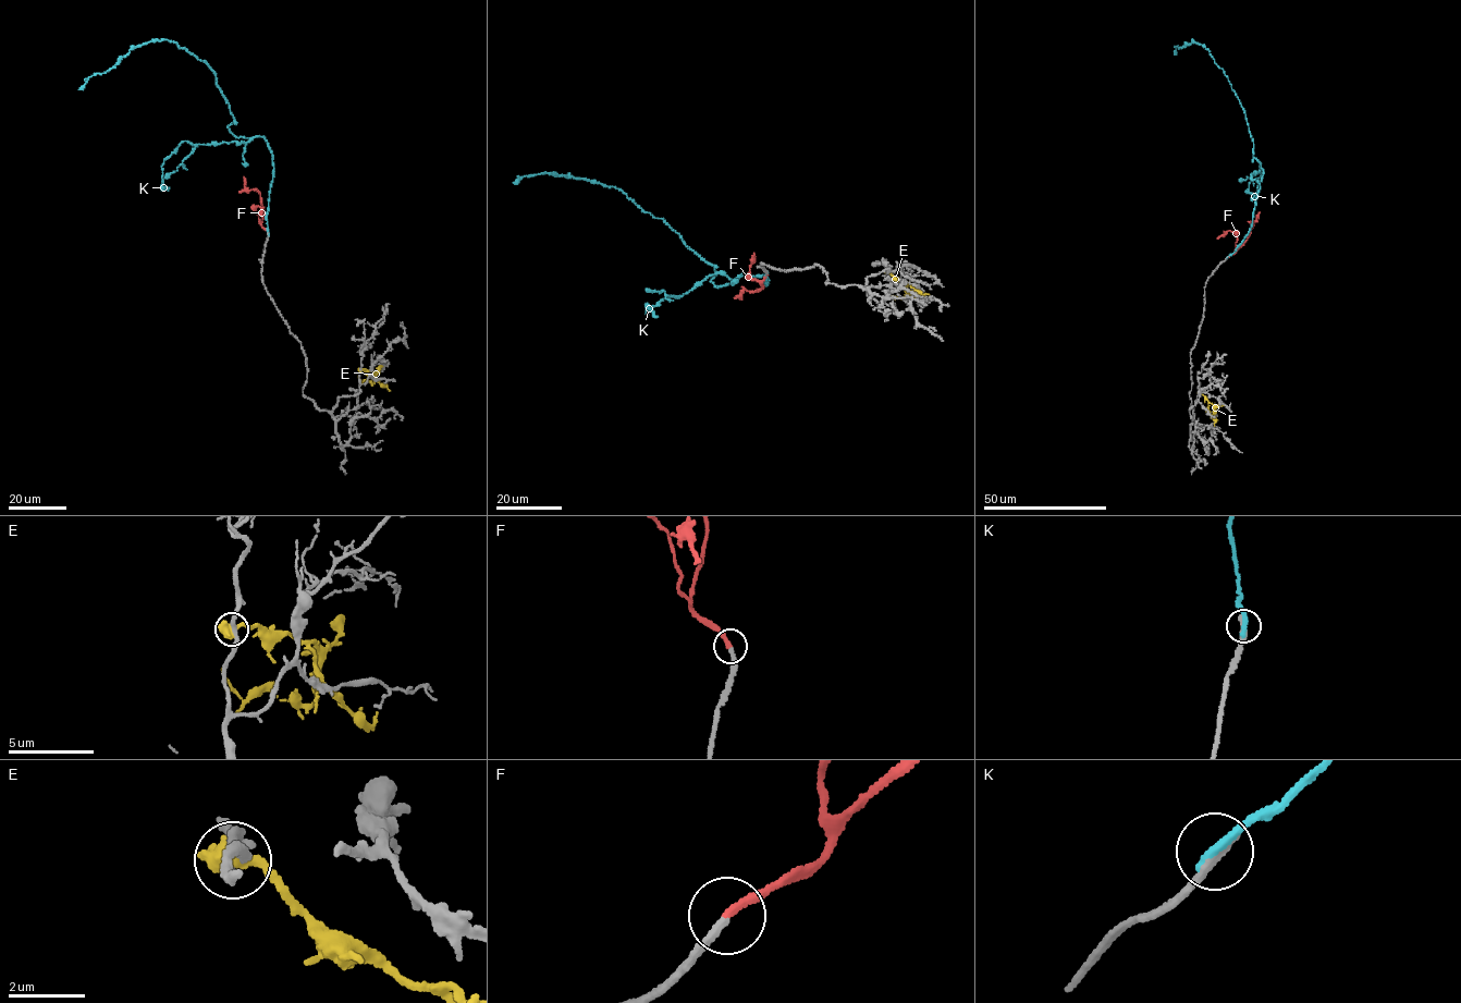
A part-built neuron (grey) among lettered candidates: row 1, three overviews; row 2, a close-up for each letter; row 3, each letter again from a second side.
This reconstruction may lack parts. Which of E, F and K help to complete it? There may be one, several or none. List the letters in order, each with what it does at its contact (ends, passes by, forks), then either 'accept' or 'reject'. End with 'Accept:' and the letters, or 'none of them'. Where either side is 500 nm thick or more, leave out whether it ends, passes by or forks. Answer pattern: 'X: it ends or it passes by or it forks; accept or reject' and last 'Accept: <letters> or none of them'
E: reject
F: it ends; accept
K: it ends; reject
Accept: F

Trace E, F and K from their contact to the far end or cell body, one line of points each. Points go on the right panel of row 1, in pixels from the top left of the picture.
E: (1199, 392), (1214, 406), (1214, 413), (1214, 403)
F: (1228, 256), (1247, 239), (1253, 225), (1250, 221), (1255, 220), (1260, 211)
K: (1227, 257), (1250, 230), (1263, 172), (1253, 154), (1244, 111), (1207, 49), (1193, 41), (1177, 46), (1175, 53)

